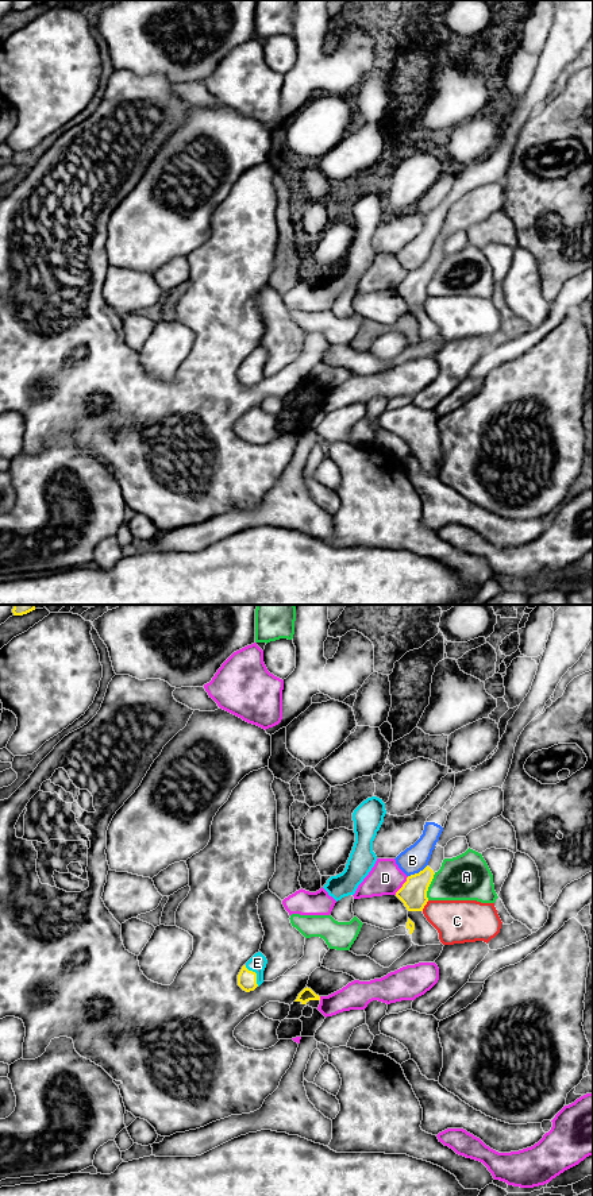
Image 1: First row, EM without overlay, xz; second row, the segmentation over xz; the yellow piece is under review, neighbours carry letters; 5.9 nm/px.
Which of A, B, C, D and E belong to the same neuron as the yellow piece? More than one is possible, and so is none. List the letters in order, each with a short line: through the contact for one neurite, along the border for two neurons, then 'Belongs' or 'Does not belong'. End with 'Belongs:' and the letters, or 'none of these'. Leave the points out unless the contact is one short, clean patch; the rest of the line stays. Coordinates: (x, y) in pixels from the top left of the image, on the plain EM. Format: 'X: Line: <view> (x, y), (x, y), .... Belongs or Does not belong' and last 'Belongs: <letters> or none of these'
A: Does not belong
B: Line: xz (427, 259), (408, 272). Does not belong
C: Does not belong
D: Does not belong
E: Line: xz (246, 374), (255, 370), (257, 358). Belongs
Belongs: E

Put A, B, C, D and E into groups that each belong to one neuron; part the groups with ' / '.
A / B / C / D / E

